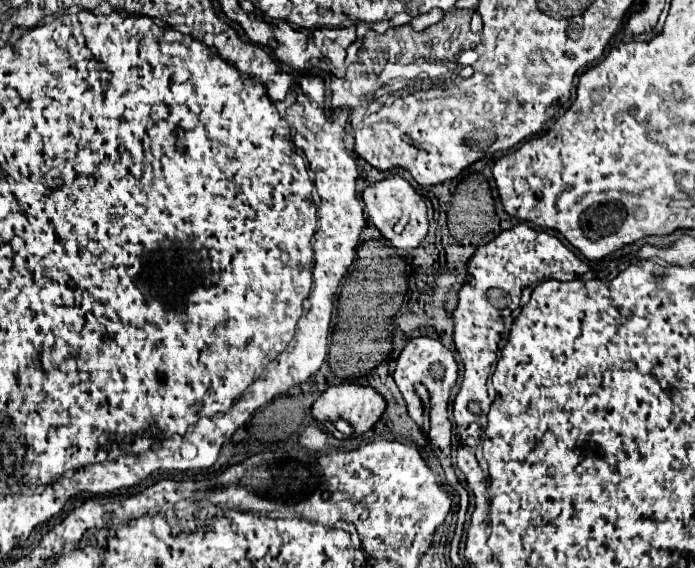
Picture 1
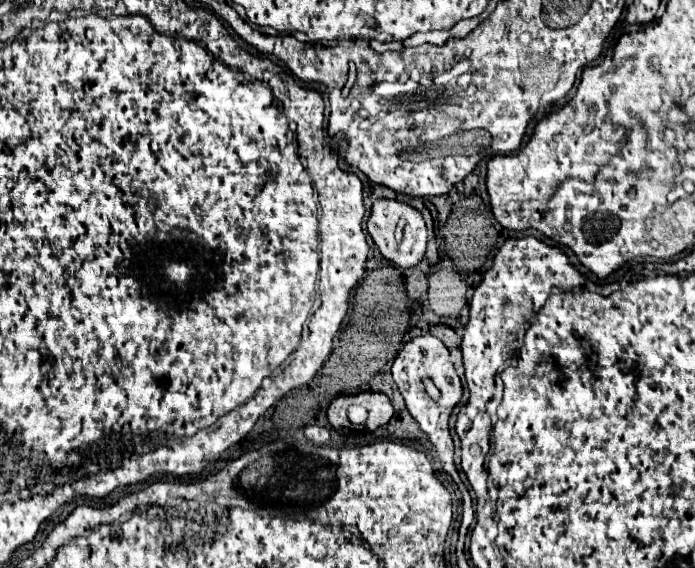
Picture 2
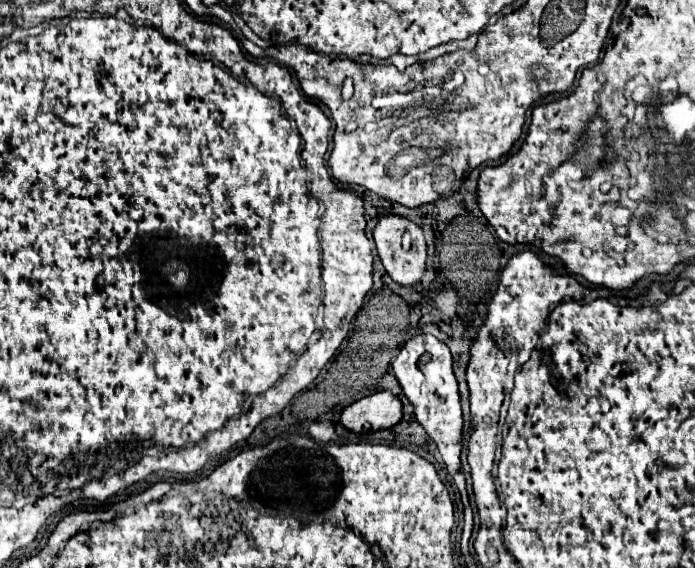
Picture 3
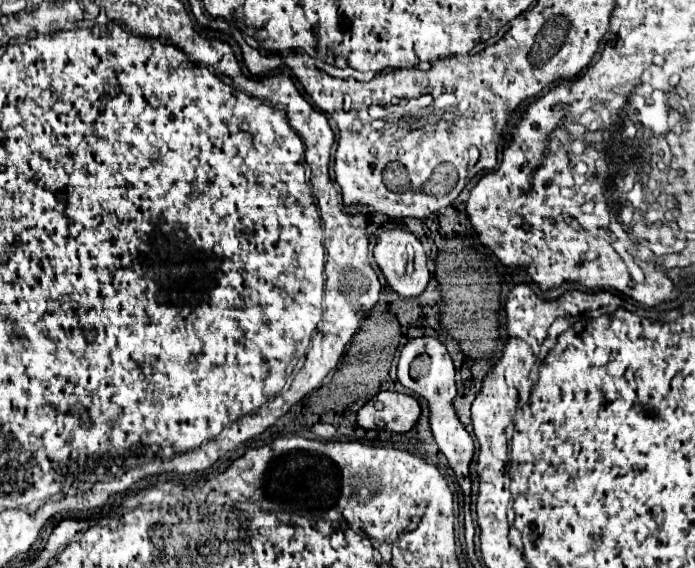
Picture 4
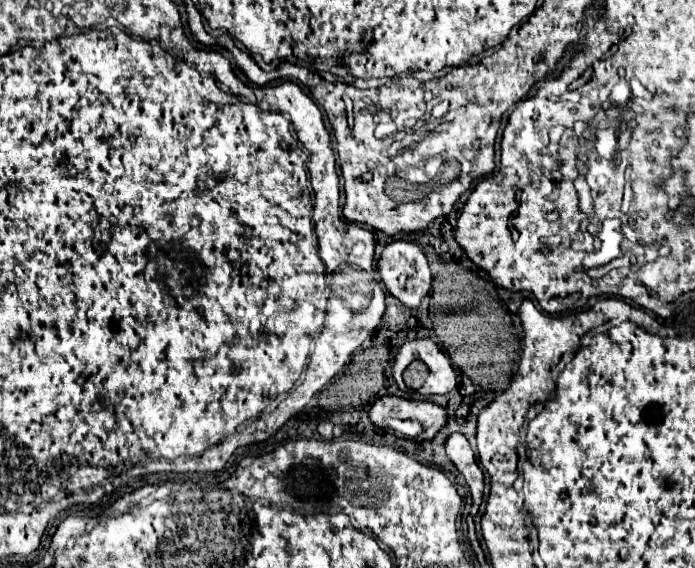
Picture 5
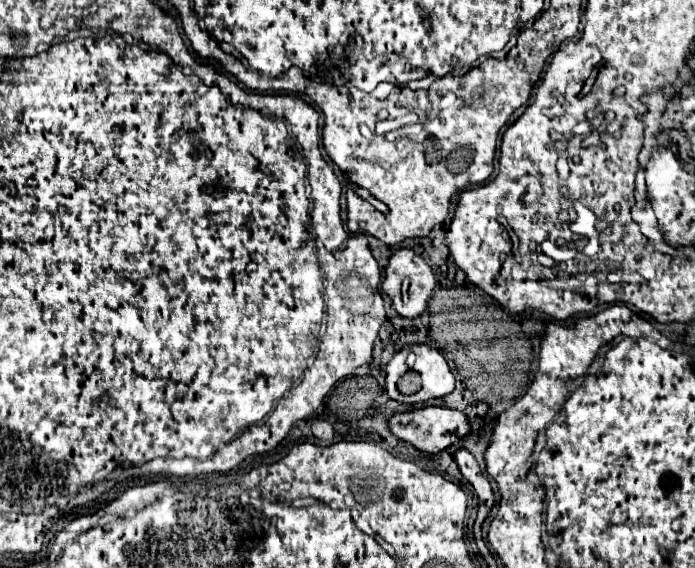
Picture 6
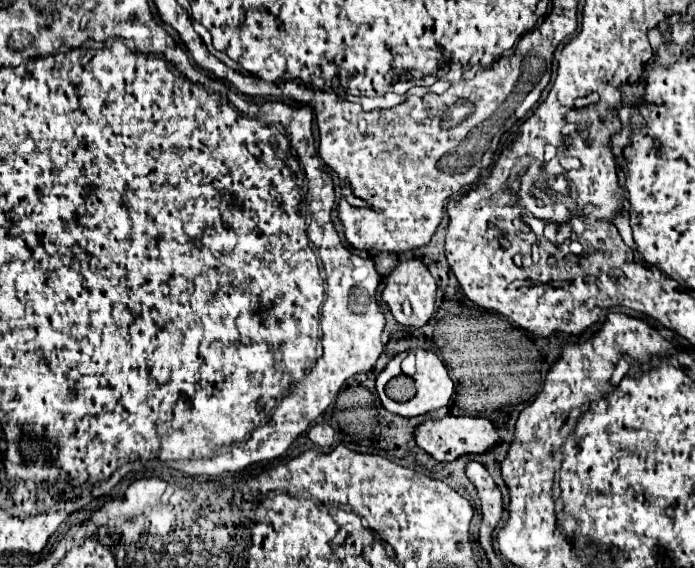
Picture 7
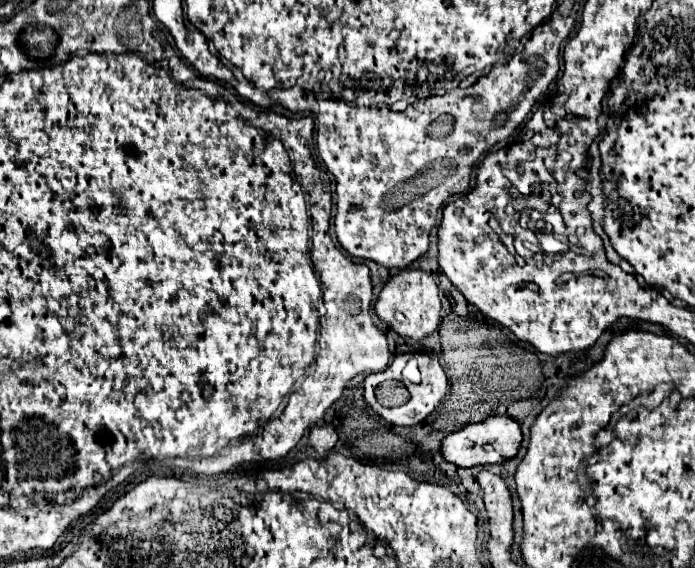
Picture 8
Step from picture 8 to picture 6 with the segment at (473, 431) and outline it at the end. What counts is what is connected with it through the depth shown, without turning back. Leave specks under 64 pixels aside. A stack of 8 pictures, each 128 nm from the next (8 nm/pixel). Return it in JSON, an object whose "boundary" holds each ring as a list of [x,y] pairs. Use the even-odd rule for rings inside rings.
{"boundary":[[[428,406],[428,408],[422,408],[422,410],[414,410],[414,412],[392,416],[390,418],[390,430],[392,430],[392,434],[396,434],[398,438],[410,442],[412,446],[416,446],[422,452],[440,454],[442,450],[446,450],[452,444],[460,442],[462,438],[470,436],[472,426],[470,426],[466,414],[462,414],[458,410],[440,408],[440,406]]]}

